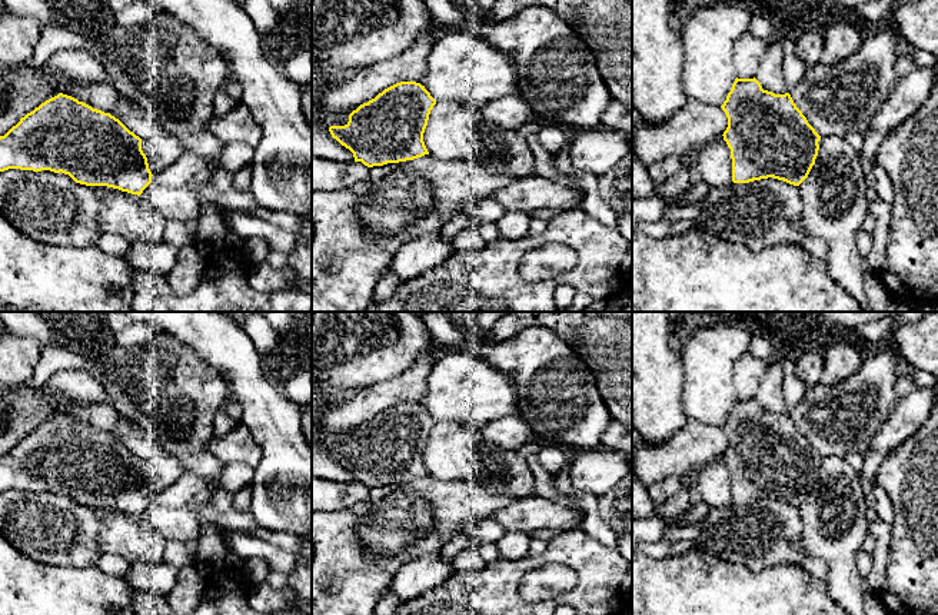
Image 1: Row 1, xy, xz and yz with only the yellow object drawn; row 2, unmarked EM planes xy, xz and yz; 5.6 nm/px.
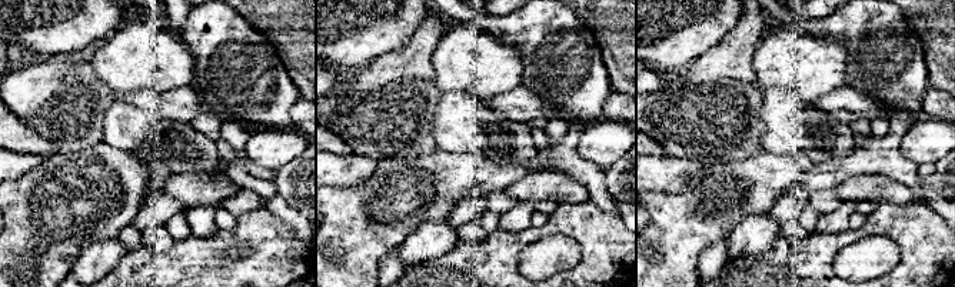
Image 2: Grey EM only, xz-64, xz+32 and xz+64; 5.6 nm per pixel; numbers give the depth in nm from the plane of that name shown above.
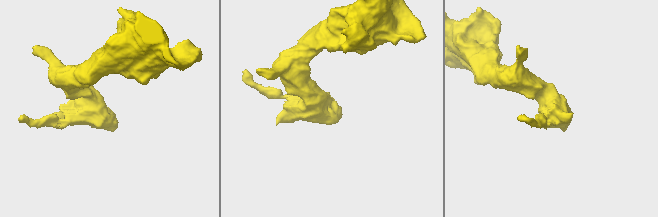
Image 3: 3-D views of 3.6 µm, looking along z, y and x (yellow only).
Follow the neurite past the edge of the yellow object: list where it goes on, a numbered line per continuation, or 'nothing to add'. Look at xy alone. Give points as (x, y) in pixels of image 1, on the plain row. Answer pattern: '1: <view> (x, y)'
1: xy (162, 472)

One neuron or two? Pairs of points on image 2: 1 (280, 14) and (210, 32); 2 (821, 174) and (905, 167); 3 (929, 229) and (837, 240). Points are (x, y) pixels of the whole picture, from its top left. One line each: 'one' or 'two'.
1: two
2: one
3: one

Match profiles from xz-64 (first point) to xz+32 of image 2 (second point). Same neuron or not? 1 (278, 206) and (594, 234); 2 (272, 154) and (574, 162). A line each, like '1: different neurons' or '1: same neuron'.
1: different neurons
2: different neurons

